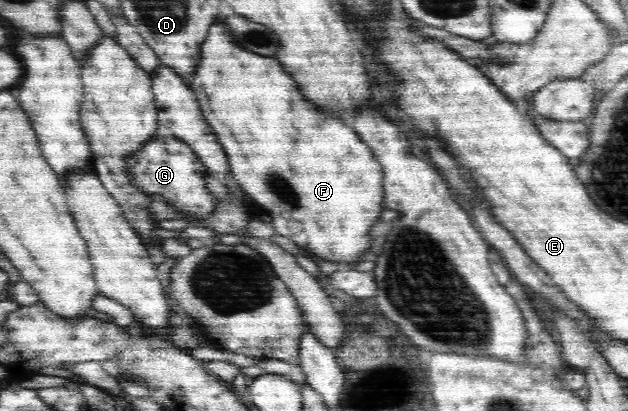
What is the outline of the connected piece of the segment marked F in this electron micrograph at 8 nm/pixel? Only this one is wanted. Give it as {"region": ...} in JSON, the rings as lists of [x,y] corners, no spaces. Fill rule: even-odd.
{"region":[[[223,16],[219,23],[210,26],[211,34],[208,34],[207,42],[203,43],[203,70],[199,70],[199,74],[195,74],[195,90],[193,92],[199,101],[201,111],[203,111],[204,120],[207,121],[216,140],[219,141],[224,156],[227,156],[233,178],[237,179],[241,190],[259,204],[265,213],[269,214],[271,225],[276,229],[277,234],[291,238],[297,246],[311,250],[313,254],[321,256],[323,260],[337,260],[337,262],[349,265],[356,263],[359,256],[371,246],[367,234],[383,210],[381,202],[383,202],[384,193],[384,174],[379,161],[376,160],[367,143],[351,128],[347,128],[343,122],[331,122],[331,118],[319,118],[319,114],[315,114],[315,110],[311,110],[311,106],[307,106],[307,102],[303,102],[303,96],[295,90],[295,82],[291,82],[291,78],[287,78],[287,74],[283,74],[283,70],[279,70],[279,62],[275,62],[275,58],[265,58],[265,56],[251,54],[249,50],[239,50],[237,44],[234,44],[227,36],[228,32],[226,32],[226,26],[222,20]]]}

